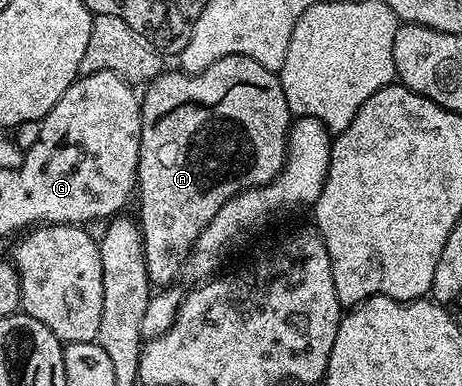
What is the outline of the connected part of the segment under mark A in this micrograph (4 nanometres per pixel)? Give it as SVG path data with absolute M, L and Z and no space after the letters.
M228 55L205 69L198 75L187 75L180 69L166 70L157 76L144 88L140 96L141 101L141 144L139 145L139 161L137 162L137 186L135 188L135 203L141 206L139 222L141 224L141 236L145 242L145 264L149 274L149 282L154 288L162 289L176 284L177 274L186 270L189 255L193 252L196 239L203 229L207 229L212 218L218 213L225 202L231 201L241 191L251 190L253 187L265 187L284 169L286 155L288 153L289 131L291 126L291 112L287 105L287 97L283 93L278 72L269 71L259 61L242 55Z

